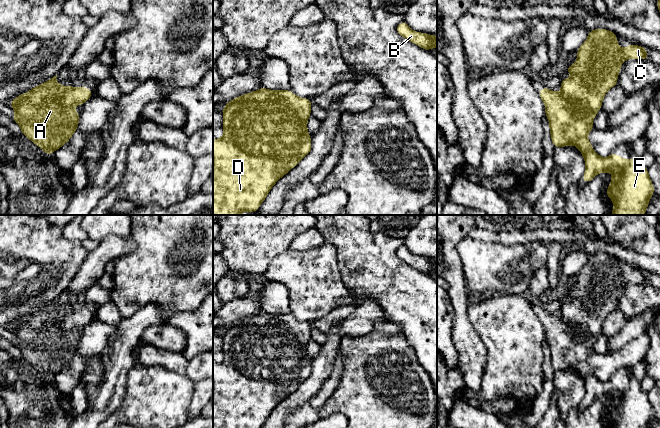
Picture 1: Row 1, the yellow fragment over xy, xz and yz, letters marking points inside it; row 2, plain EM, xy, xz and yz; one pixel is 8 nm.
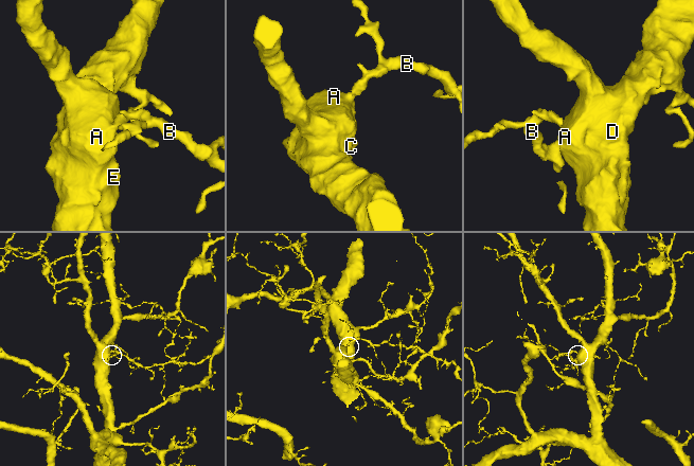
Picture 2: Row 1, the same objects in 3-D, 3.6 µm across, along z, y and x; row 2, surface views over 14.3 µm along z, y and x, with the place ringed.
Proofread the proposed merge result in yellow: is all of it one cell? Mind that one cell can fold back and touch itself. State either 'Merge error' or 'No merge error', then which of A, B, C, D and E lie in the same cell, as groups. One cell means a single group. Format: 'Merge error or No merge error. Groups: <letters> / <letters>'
No merge error. Groups: A B C D E

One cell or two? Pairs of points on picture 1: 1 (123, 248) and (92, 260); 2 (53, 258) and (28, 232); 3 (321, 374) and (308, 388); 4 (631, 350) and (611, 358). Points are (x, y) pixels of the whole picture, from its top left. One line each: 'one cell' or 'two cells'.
1: one cell
2: one cell
3: one cell
4: one cell

